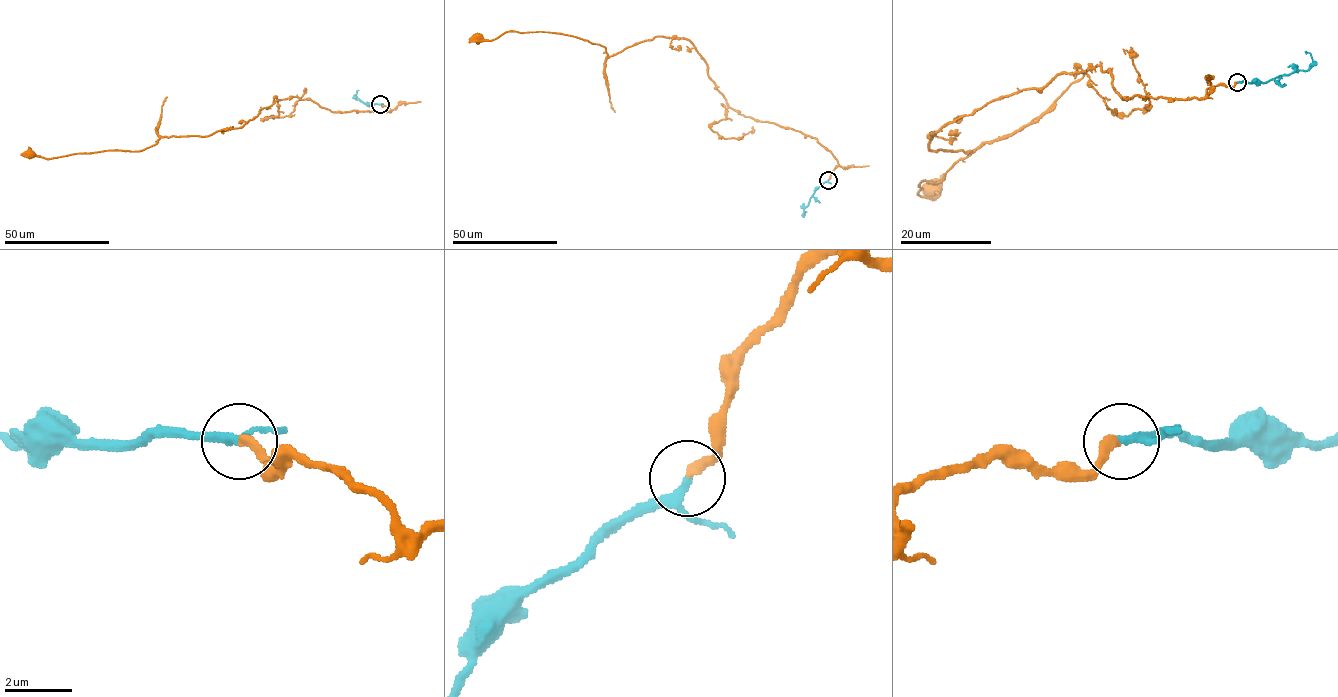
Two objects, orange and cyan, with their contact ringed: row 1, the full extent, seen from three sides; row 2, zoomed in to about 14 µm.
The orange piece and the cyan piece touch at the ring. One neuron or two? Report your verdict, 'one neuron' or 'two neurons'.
one neuron

